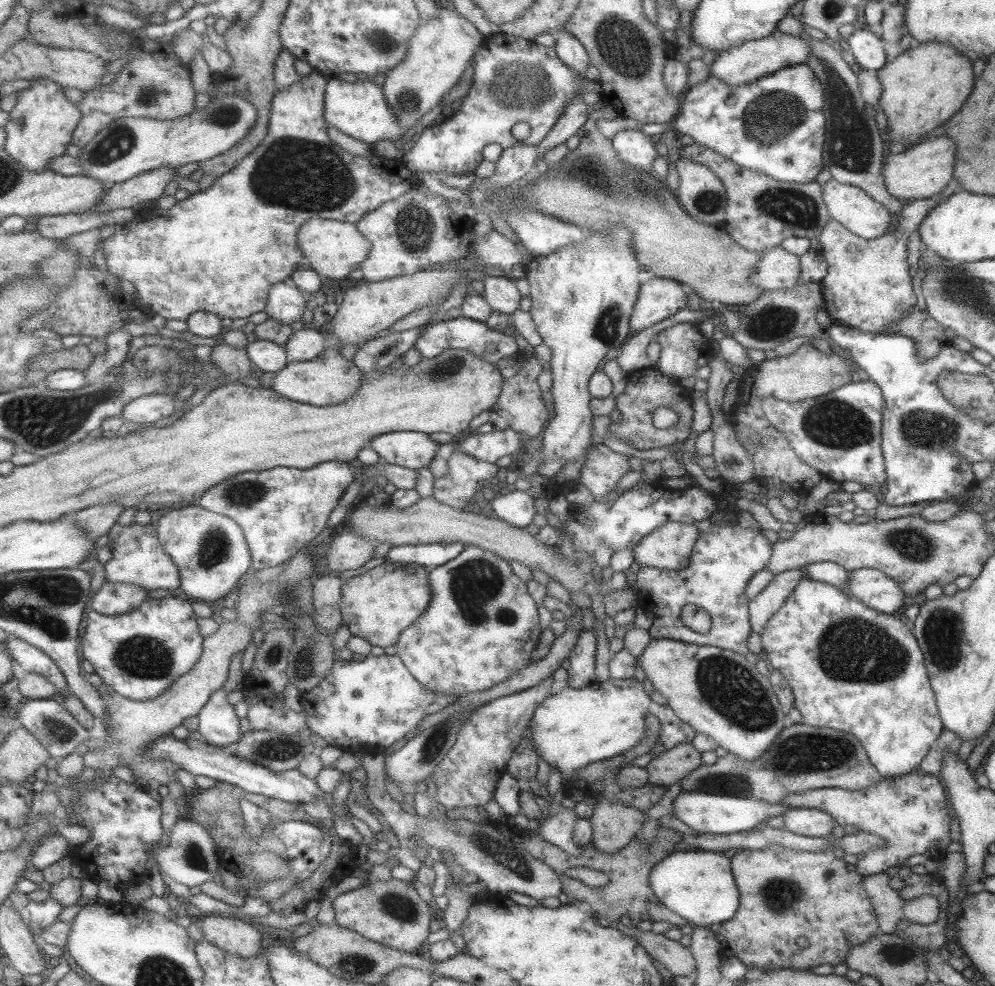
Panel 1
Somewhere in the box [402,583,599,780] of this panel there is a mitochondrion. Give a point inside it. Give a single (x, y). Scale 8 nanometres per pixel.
(435, 742)

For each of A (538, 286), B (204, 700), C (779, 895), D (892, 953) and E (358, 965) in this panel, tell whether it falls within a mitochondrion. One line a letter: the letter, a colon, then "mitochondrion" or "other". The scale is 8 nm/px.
A: other
B: other
C: mitochondrion
D: mitochondrion
E: mitochondrion

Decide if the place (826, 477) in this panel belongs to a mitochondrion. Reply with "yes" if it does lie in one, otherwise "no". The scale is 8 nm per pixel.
no

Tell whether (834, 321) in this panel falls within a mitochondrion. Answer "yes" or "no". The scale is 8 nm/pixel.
no

